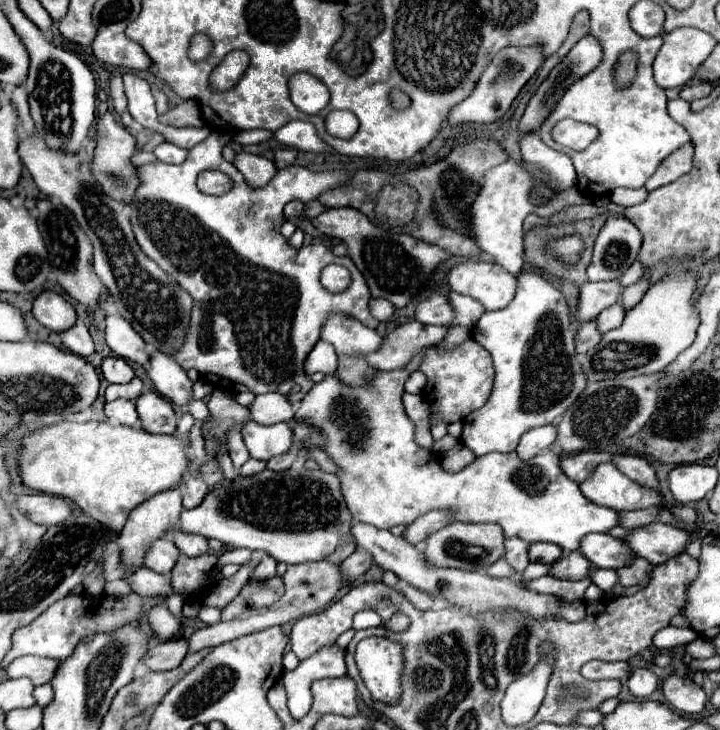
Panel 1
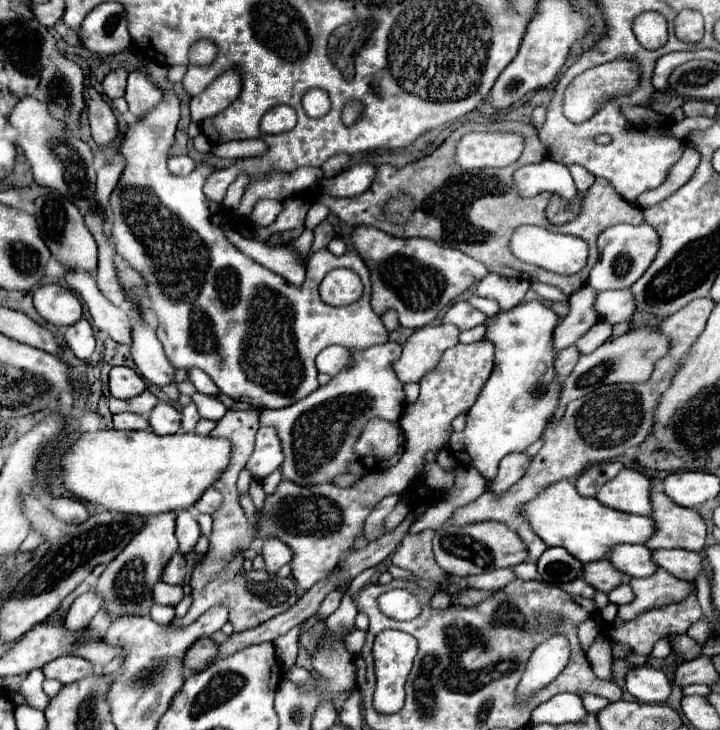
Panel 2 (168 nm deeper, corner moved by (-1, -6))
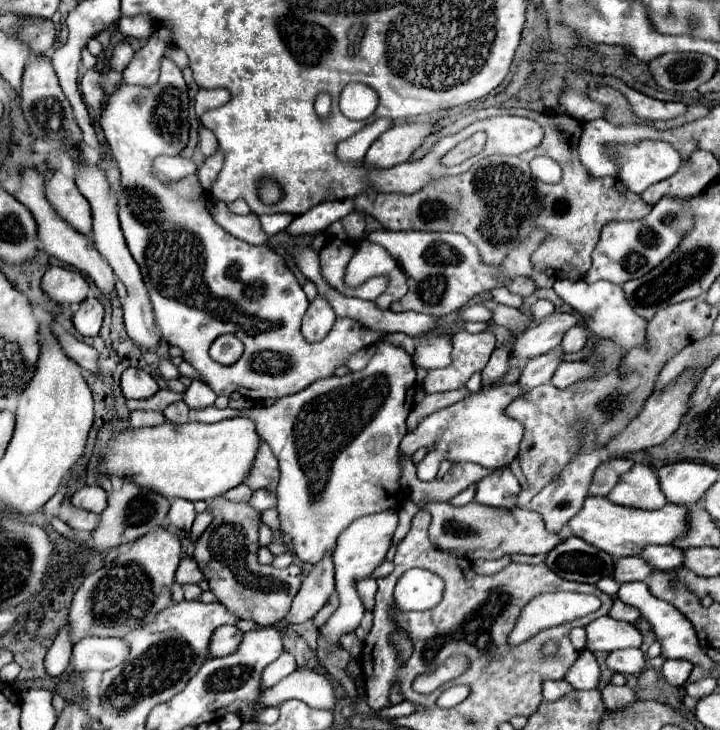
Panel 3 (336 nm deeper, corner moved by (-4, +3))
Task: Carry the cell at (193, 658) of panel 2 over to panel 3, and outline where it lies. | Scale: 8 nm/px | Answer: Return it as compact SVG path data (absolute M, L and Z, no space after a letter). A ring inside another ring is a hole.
M220 626L210 640L210 656L228 656L236 652L242 640L242 632L236 626Z

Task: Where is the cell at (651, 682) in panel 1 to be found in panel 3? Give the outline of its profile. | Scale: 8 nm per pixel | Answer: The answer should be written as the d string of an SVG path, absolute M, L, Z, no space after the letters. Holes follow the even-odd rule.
M624 648L610 652L606 658L606 666L612 672L620 674L640 674L646 668L646 658L640 648Z

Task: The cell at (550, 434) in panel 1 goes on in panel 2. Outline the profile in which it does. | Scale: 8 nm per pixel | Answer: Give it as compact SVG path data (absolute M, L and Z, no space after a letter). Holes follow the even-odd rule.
M527 453L507 455L499 465L497 477L489 483L489 491L493 491L493 493L507 491L513 483L517 483L527 473L529 465L531 465L531 457Z

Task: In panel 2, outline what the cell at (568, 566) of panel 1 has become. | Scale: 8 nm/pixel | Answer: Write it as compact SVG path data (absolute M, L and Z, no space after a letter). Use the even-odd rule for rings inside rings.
M593 561L585 565L585 583L589 583L591 587L595 587L597 591L609 593L611 589L615 589L621 581L623 581L623 573L619 573L613 565L609 565L609 561Z

